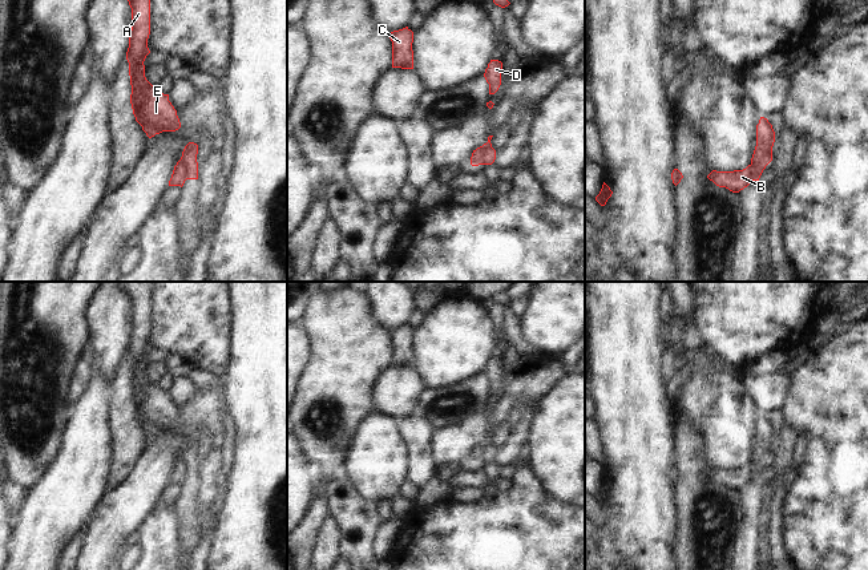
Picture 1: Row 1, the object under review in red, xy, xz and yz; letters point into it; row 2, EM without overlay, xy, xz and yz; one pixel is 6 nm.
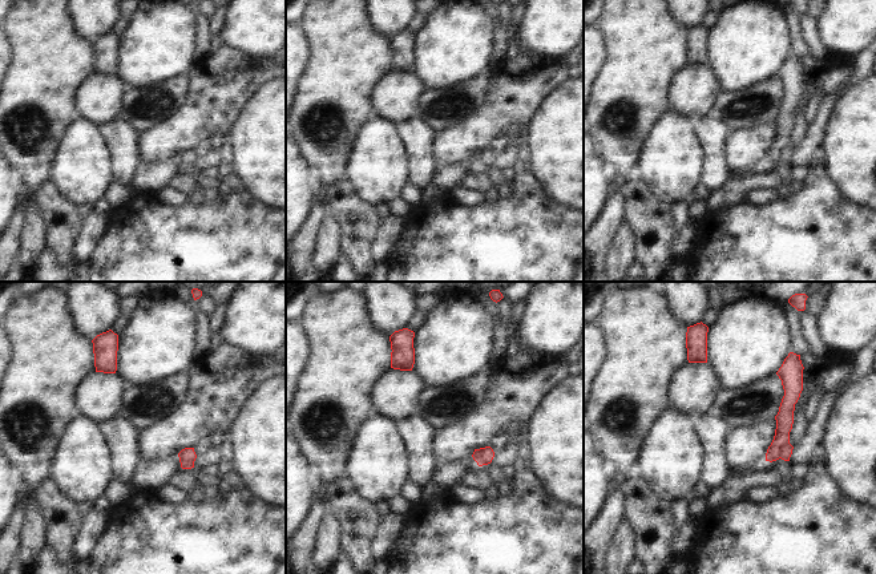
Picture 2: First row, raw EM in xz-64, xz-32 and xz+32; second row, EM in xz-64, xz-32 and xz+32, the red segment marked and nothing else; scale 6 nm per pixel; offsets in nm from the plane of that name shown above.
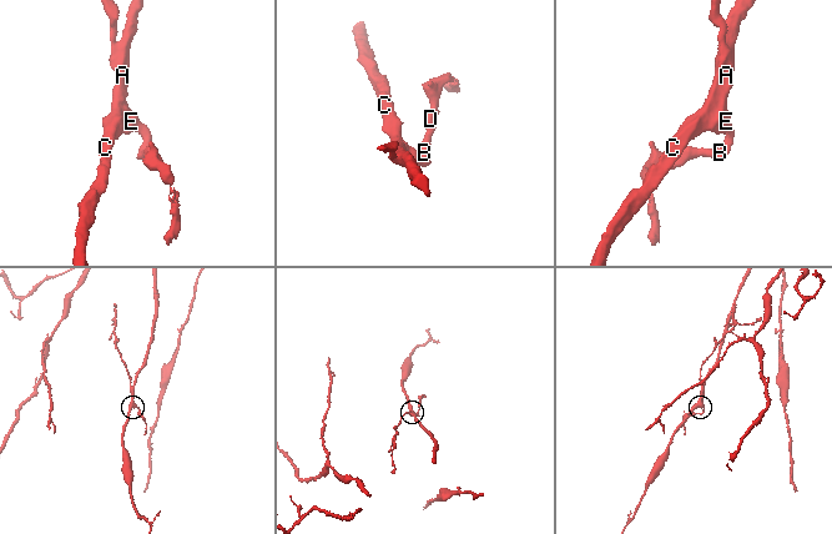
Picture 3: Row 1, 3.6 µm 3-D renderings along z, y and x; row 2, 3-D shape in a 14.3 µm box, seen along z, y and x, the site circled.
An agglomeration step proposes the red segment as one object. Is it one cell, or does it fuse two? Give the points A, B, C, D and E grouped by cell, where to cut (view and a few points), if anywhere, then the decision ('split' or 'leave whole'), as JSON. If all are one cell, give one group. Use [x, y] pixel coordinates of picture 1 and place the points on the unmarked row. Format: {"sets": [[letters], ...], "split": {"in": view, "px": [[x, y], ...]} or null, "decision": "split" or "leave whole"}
{"sets": [["A", "C", "E"], ["B", "D"]], "split": {"in": "xz", "px": [[491, 444], [485, 448], [480, 461]]}, "decision": "split"}

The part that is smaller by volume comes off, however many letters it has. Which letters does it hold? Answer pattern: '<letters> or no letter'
B, D

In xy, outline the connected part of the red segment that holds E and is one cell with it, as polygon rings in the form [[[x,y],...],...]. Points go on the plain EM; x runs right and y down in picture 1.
[[[116,282],[132,306],[132,328],[126,357],[132,383],[130,401],[136,419],[149,436],[162,429],[175,429],[181,425],[177,408],[163,392],[145,375],[144,359],[150,351],[150,282]]]

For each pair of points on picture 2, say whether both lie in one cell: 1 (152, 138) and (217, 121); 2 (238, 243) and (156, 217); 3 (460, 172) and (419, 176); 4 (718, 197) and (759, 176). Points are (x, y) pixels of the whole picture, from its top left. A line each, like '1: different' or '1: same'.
1: same
2: same
3: different
4: same

